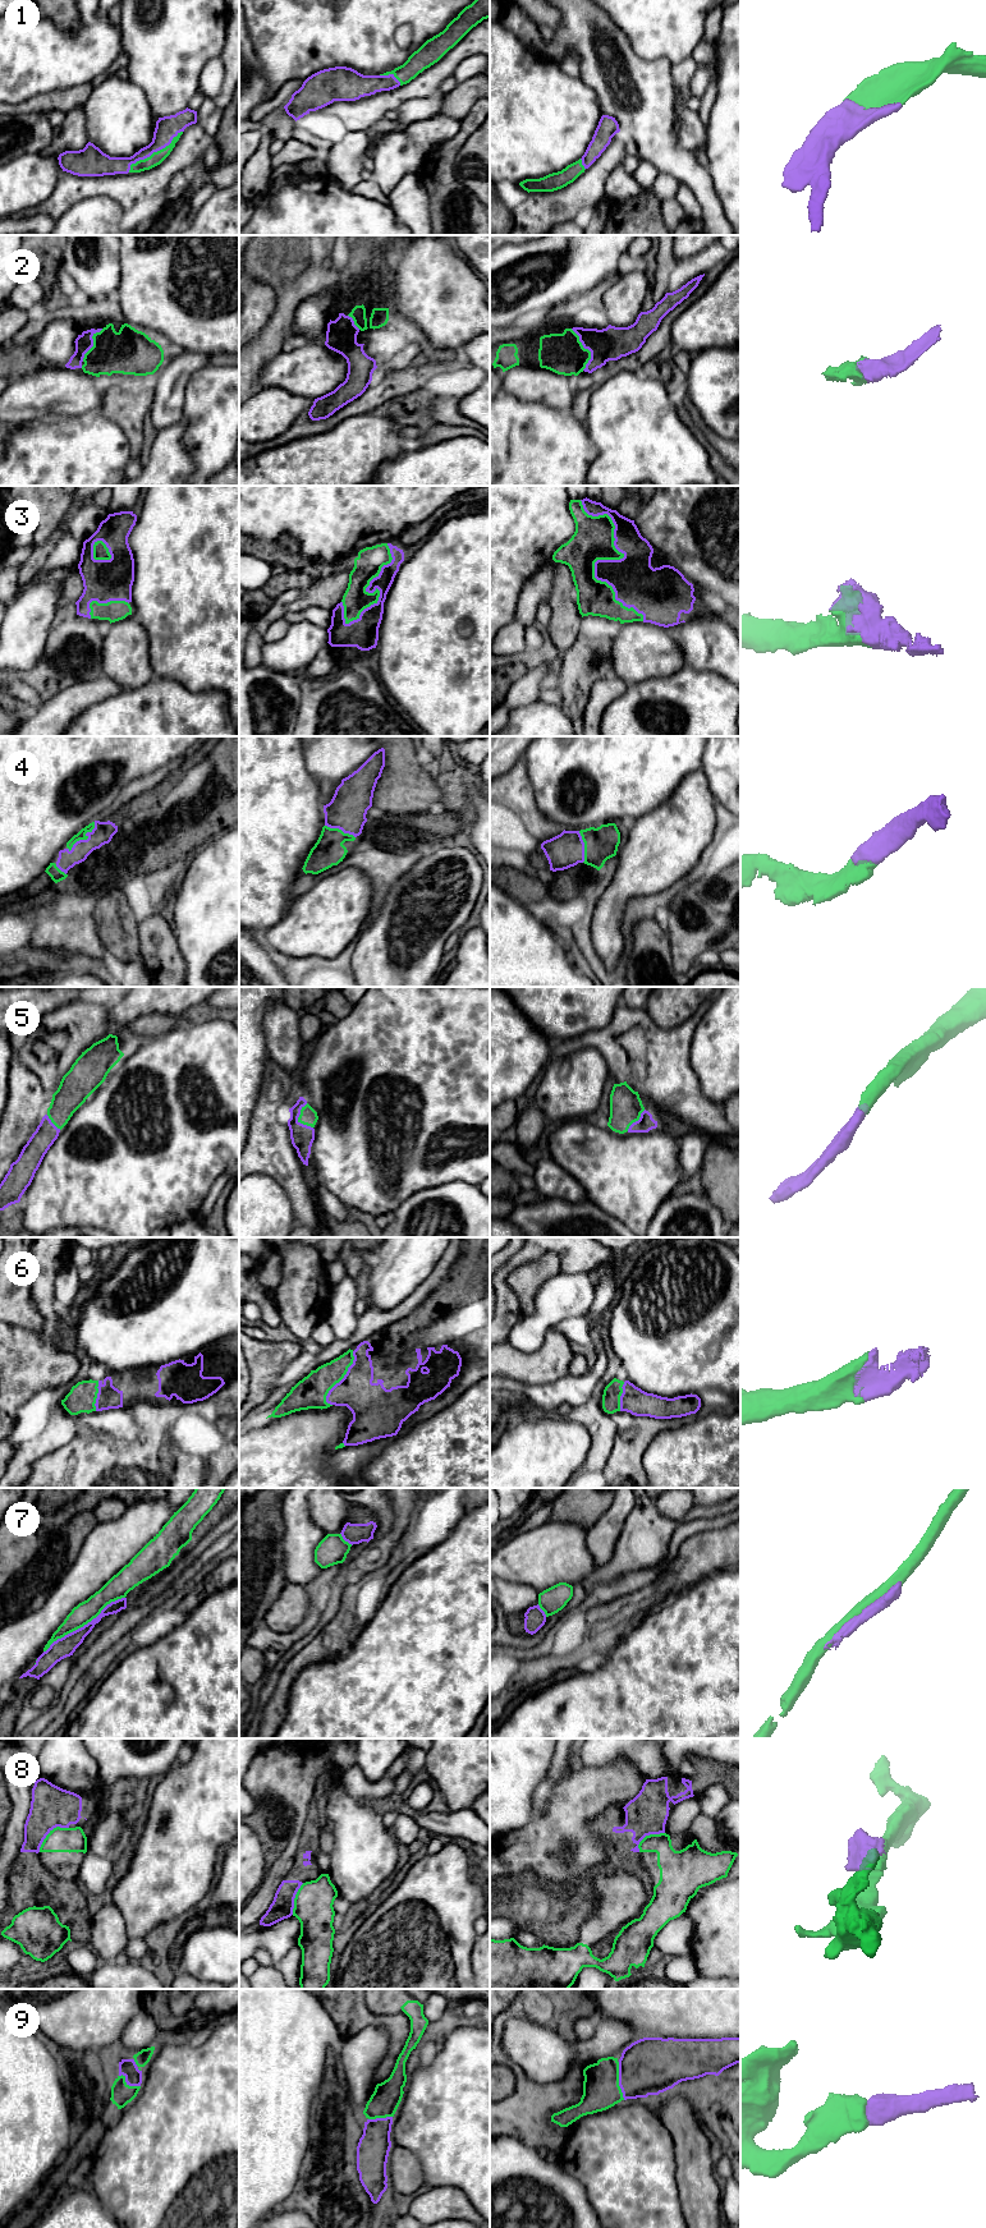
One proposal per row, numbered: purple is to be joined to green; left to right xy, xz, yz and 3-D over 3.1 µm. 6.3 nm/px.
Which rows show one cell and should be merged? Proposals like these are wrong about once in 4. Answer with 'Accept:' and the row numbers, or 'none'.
Accept: 1, 2, 3, 4, 5, 6, 9

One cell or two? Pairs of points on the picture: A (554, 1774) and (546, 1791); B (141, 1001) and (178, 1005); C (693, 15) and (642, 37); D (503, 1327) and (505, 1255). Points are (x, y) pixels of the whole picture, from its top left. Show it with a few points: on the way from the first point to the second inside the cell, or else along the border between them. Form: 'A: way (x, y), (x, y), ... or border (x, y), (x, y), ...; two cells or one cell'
A: border (546, 1774), (555, 1782); two cells
B: way (150, 1001), (169, 1001); one cell
C: way (680, 15), (664, 15), (655, 24); one cell
D: border (519, 1250), (503, 1267); two cells

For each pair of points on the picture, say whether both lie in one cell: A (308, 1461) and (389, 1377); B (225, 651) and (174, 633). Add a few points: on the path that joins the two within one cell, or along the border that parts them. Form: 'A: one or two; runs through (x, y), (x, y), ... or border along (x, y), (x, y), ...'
A: two; border along (322, 1407), (342, 1405), (351, 1411), (342, 1442)
B: one; runs through (212, 638), (207, 633), (187, 633)

